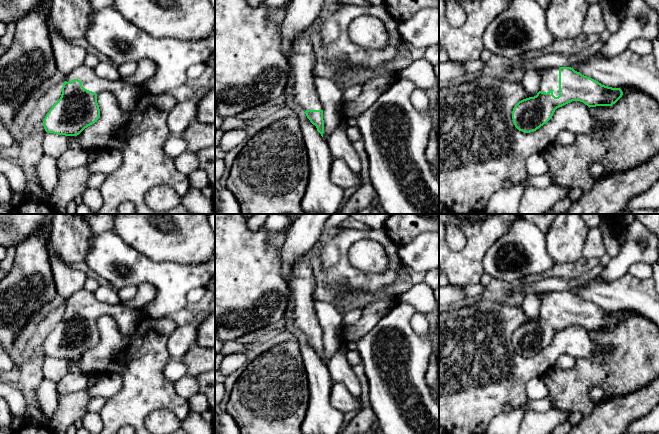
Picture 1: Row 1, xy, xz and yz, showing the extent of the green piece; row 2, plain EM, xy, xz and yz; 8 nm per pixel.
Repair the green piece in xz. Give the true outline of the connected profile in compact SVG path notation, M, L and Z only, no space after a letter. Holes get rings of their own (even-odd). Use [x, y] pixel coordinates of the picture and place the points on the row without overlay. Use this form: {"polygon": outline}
{"polygon": "M305 254L290 273L289 287L295 300L294 324L323 361L323 329L312 300L315 281L311 264Z"}

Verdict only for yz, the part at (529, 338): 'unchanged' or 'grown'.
grown

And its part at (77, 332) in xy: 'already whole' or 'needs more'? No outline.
needs more

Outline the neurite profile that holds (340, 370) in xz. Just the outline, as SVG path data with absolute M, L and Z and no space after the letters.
M345 343L341 344L334 356L328 361L327 368L333 382L344 384L354 397L360 398L360 382L347 361L346 352L341 350L344 345Z

